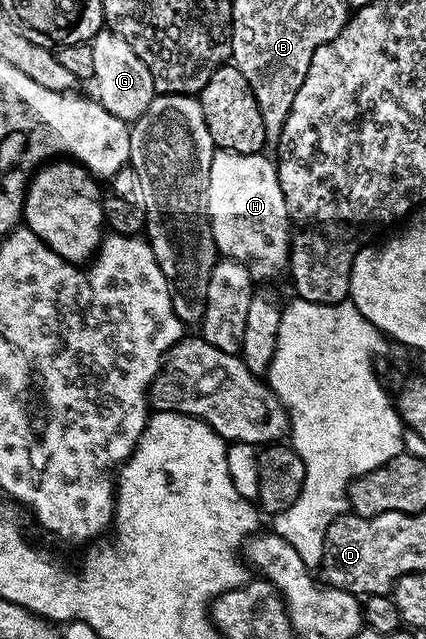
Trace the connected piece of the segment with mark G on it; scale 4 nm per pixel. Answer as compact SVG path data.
M107 29L98 32L92 38L91 45L94 53L95 98L106 110L114 113L114 117L125 121L142 117L142 113L158 94L150 77L150 69L146 69L142 57L138 57L138 53L134 53L134 49L130 49L130 45L126 45L126 41L118 37L118 33Z

